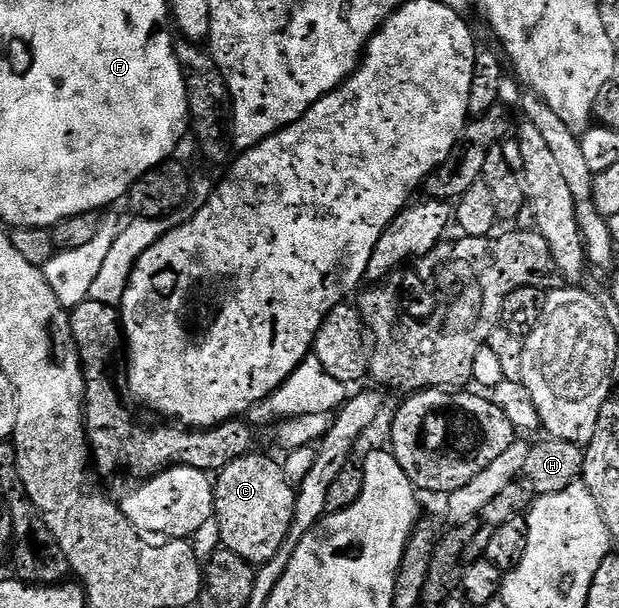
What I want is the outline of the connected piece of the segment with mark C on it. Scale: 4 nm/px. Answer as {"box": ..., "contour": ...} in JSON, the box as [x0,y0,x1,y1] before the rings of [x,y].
{"box":[213,451,296,567],"contour":[[[260,451],[235,459],[216,474],[213,487],[213,516],[219,523],[221,545],[254,567],[265,565],[291,531],[296,498],[296,488],[288,481],[280,460],[272,461]]]}

